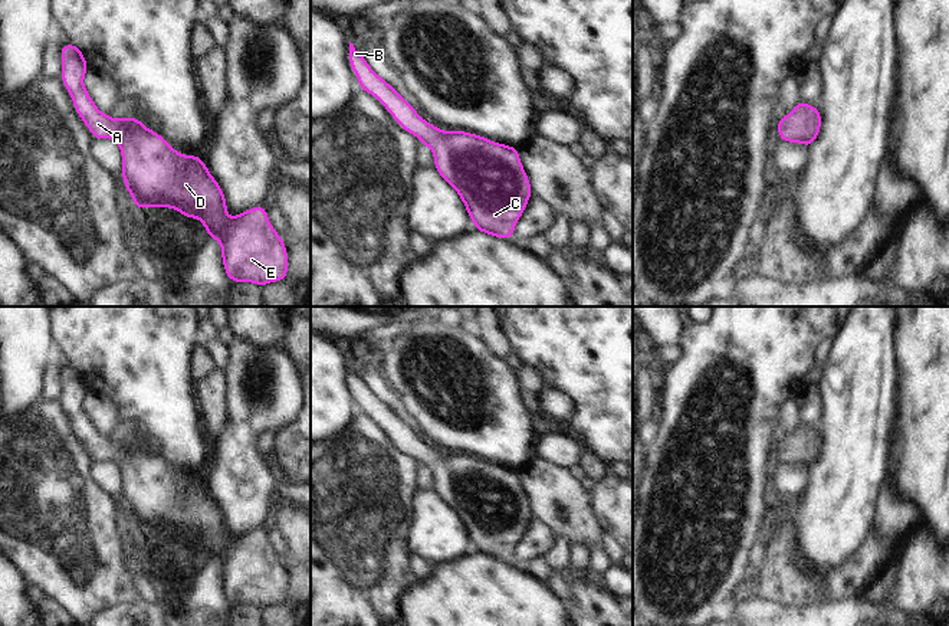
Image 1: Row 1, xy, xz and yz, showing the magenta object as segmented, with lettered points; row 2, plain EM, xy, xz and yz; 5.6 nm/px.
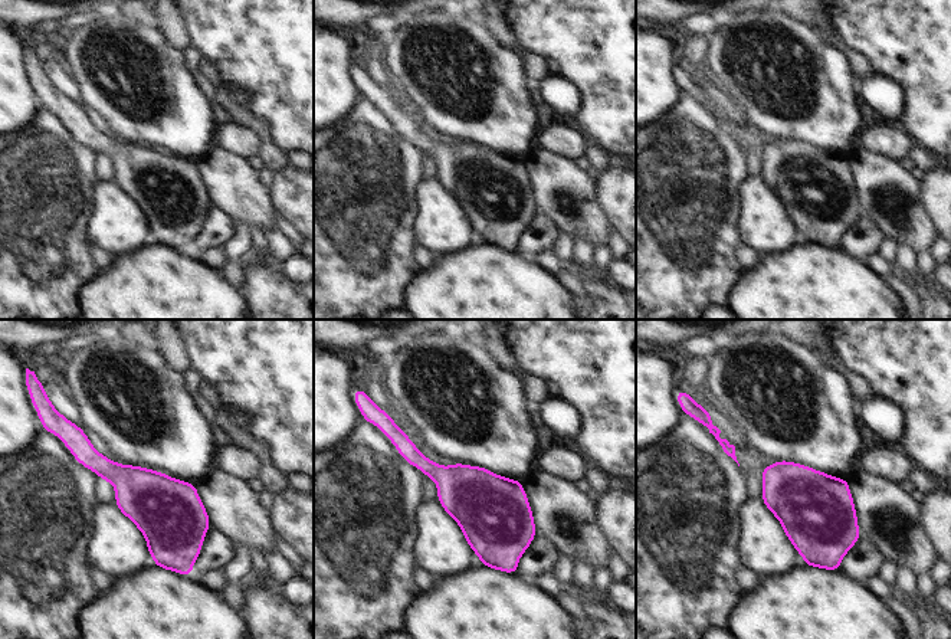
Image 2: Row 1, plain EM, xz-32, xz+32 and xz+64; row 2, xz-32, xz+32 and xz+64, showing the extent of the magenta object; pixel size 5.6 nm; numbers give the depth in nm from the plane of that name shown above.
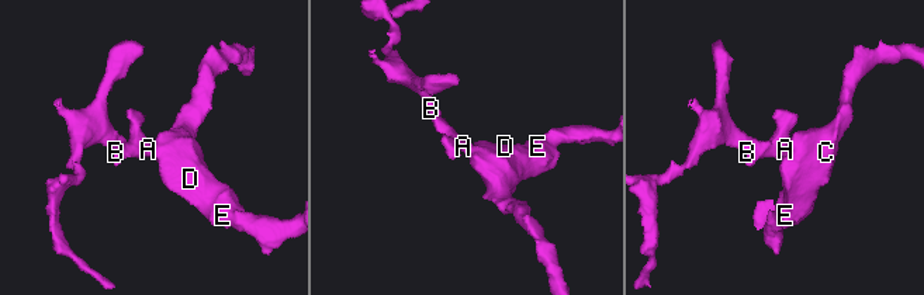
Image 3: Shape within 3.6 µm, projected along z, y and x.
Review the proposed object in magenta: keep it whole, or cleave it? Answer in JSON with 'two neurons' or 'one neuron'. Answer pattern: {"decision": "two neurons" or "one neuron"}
{"decision": "one neuron"}

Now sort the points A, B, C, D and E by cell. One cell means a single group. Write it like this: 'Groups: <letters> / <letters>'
Groups: A B C D E

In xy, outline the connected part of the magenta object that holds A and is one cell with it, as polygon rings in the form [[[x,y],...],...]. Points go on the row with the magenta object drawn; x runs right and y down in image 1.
[[[68,43],[60,46],[60,59],[63,65],[60,78],[73,101],[75,111],[92,132],[93,140],[114,138],[118,142],[124,163],[122,181],[127,187],[127,191],[132,194],[132,204],[135,207],[171,207],[177,209],[178,213],[181,213],[185,219],[197,217],[206,226],[206,232],[210,239],[216,239],[221,243],[221,260],[224,265],[224,272],[231,282],[255,282],[263,288],[269,282],[288,281],[286,246],[282,240],[282,236],[278,235],[270,224],[267,219],[267,210],[262,204],[257,204],[247,212],[239,213],[230,220],[227,214],[224,193],[216,178],[208,173],[206,163],[197,154],[191,157],[180,154],[157,131],[148,130],[142,121],[131,115],[122,119],[115,119],[102,114],[83,86],[83,76],[89,69],[89,65],[83,58],[82,50],[73,43]]]

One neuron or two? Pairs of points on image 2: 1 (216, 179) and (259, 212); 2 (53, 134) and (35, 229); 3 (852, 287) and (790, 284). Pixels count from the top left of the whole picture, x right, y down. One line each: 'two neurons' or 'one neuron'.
1: one neuron
2: one neuron
3: one neuron

